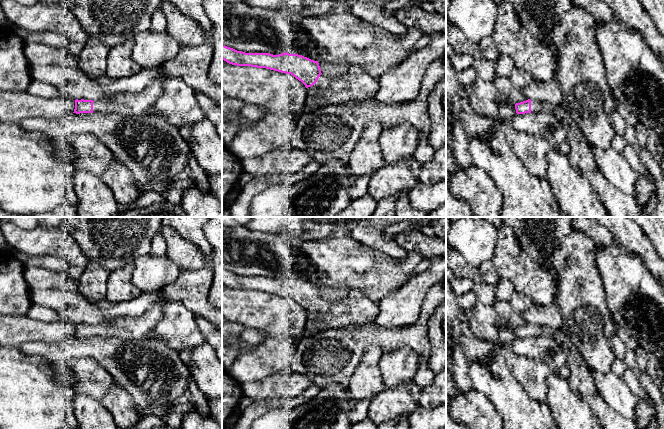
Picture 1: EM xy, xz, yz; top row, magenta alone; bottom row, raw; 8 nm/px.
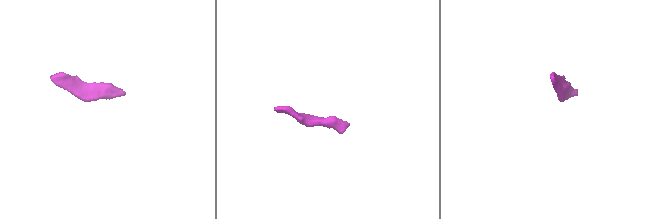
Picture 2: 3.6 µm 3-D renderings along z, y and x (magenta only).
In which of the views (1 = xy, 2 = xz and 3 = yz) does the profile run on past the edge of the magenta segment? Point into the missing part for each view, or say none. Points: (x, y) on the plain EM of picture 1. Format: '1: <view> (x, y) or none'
1: xy (125, 327)
2: xz (355, 308)
3: yz (580, 380)

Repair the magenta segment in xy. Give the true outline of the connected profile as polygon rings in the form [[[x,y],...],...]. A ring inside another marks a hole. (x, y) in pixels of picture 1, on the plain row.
[[[161,291],[154,294],[158,299],[142,314],[138,316],[120,316],[111,324],[75,324],[73,337],[115,337],[123,340],[146,338],[151,330],[162,319],[166,300]]]

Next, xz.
[[[222,269],[222,283],[232,289],[266,292],[291,298],[307,312],[307,323],[312,324],[315,321],[320,321],[328,330],[344,329],[375,322],[379,312],[379,303],[370,300],[360,290],[350,290],[347,295],[338,302],[328,301],[321,297],[318,285],[298,278],[289,278],[287,276],[278,279],[270,277],[245,277]]]

